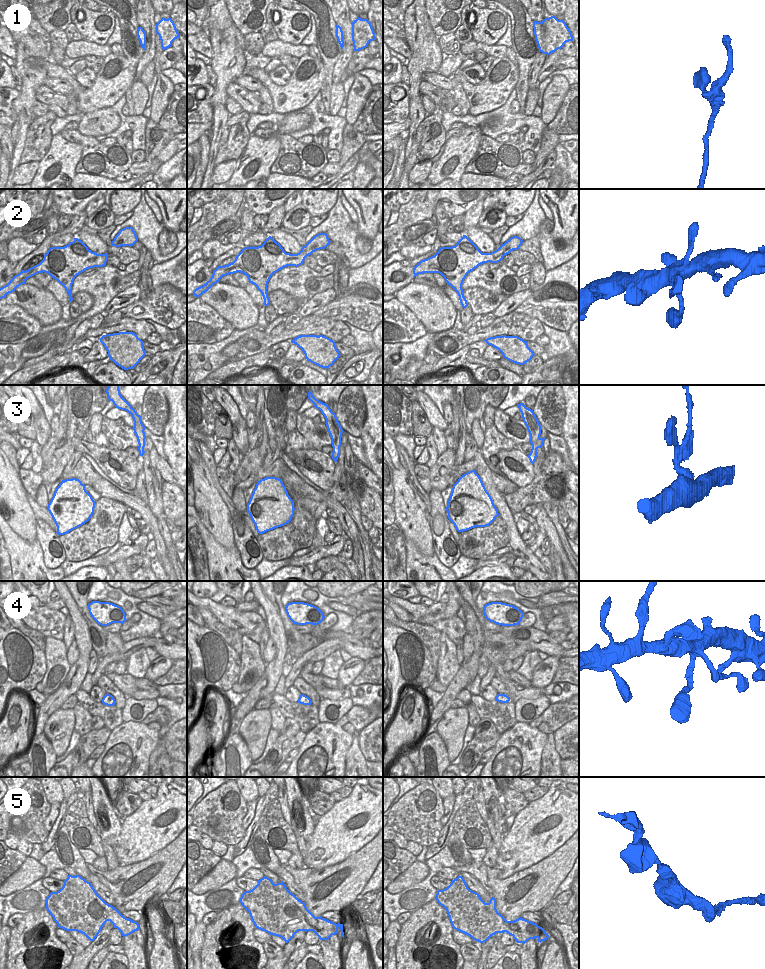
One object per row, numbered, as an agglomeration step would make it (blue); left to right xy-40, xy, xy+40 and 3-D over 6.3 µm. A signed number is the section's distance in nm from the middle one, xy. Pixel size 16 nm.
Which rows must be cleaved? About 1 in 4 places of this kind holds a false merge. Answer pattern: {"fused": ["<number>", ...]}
{"fused": []}

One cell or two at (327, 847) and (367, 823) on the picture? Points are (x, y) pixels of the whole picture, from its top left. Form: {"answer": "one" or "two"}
{"answer": "one"}

